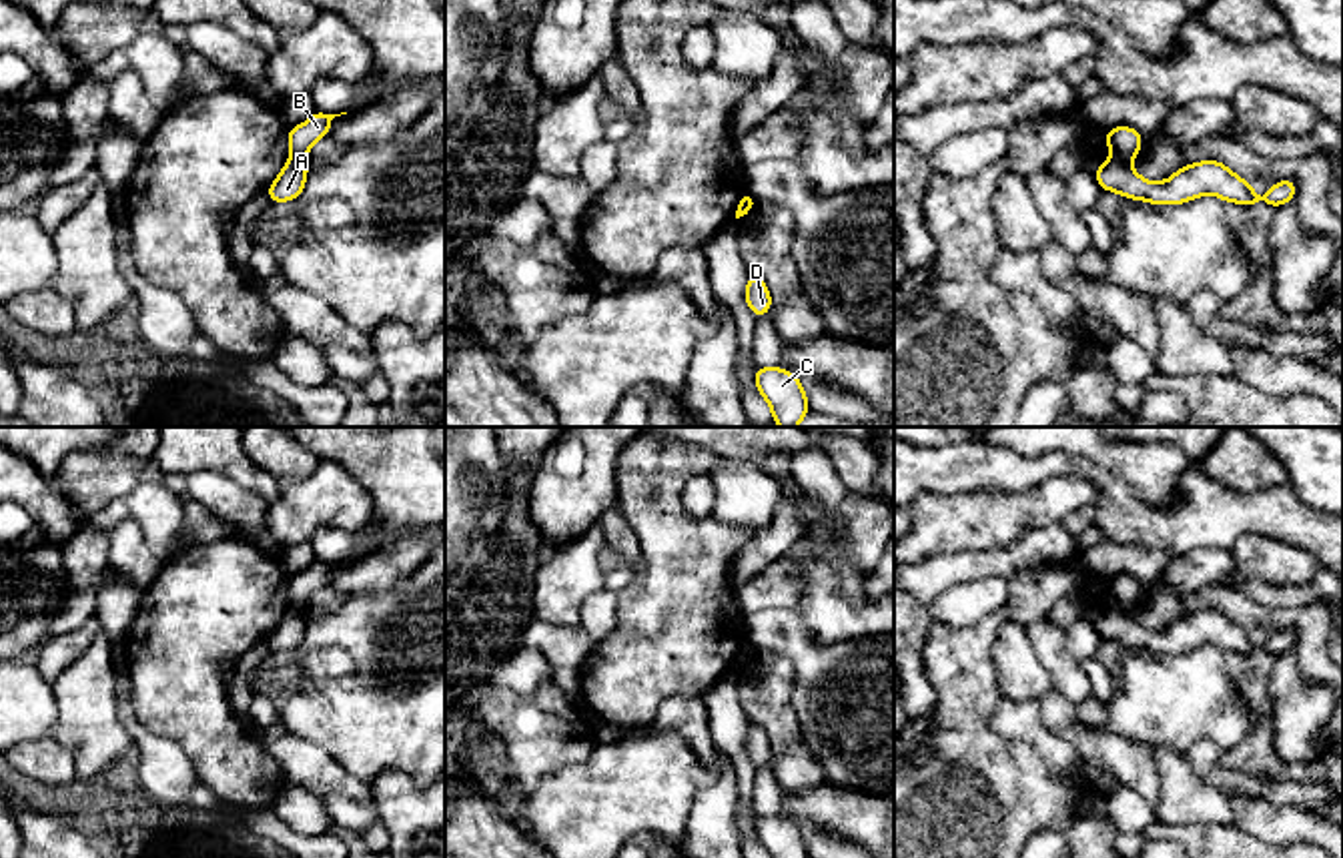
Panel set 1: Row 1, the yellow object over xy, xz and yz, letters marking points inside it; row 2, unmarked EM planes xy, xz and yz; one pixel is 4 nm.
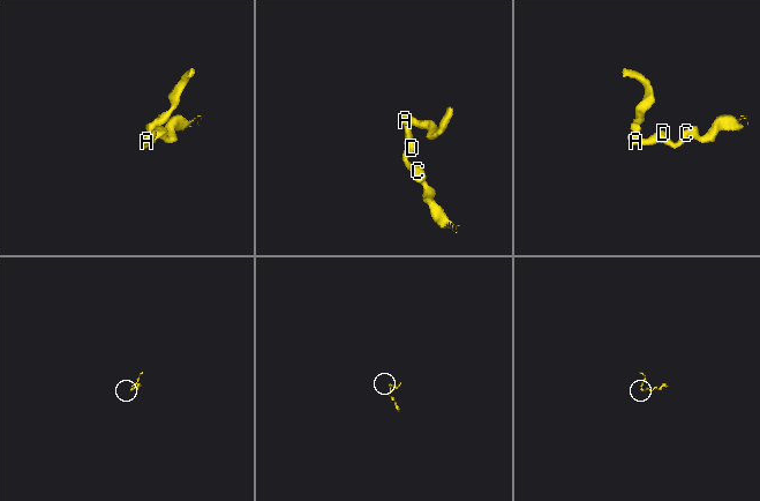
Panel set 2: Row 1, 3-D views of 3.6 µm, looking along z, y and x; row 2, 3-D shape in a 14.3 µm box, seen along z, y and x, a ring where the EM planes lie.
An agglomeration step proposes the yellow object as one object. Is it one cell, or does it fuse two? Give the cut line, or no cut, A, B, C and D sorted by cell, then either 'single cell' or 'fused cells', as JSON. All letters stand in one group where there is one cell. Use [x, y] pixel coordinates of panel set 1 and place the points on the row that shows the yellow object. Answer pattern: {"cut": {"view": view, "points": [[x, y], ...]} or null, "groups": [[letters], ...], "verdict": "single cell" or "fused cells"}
{"cut": {"view": "yz", "points": [[1113, 153], [1127, 163]]}, "groups": [["A", "C", "D"], ["B"]], "verdict": "fused cells"}

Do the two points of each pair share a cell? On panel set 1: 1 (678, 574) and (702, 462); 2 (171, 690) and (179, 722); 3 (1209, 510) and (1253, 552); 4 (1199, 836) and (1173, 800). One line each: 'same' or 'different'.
1: same
2: same
3: different
4: different

